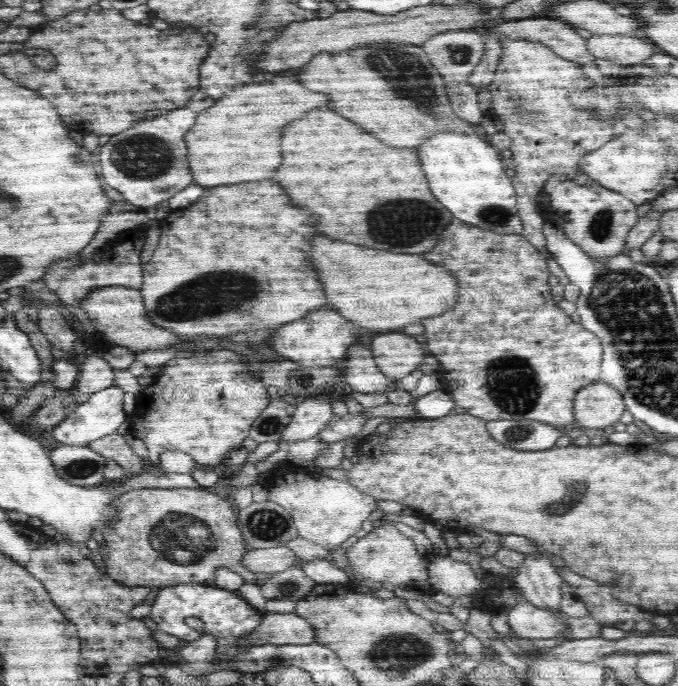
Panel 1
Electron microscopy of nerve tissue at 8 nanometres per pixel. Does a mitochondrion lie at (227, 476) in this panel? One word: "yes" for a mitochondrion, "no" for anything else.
no

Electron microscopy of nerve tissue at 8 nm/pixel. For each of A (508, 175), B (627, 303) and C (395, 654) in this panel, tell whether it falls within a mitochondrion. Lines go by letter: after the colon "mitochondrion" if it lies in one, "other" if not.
A: other
B: mitochondrion
C: mitochondrion

